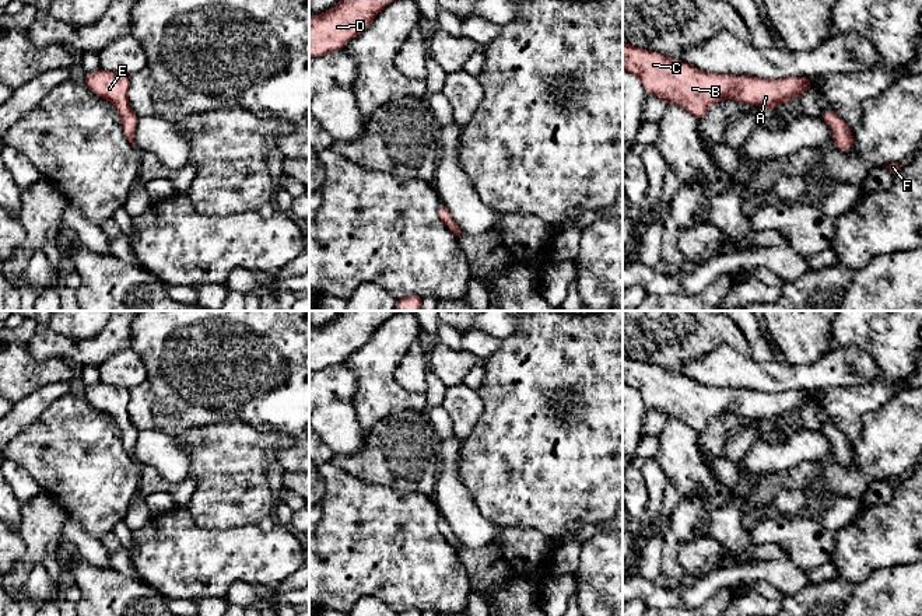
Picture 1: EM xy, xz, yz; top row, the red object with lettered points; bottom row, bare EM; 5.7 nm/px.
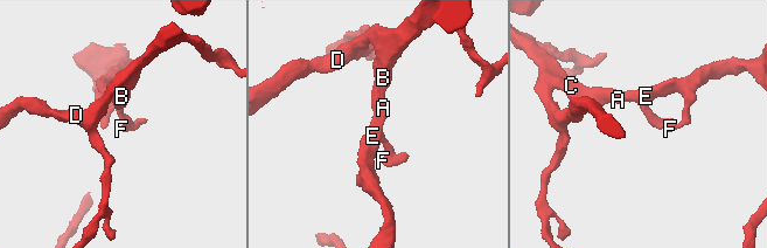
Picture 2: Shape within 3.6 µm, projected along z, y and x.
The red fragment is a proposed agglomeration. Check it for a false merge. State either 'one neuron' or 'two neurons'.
one neuron

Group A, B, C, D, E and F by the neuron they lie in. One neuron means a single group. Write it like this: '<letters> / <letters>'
A B C D E F

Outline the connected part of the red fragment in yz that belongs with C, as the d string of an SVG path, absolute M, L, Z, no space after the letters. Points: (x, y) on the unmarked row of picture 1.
M623 356L623 384L637 389L646 407L659 410L666 420L683 420L697 434L723 413L757 419L765 424L776 423L781 417L799 413L813 398L813 391L769 393L707 386L683 374L627 356Z

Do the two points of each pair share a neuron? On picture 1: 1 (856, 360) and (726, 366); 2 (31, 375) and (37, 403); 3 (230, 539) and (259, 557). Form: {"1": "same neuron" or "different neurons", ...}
{"1": "same neuron", "2": "different neurons", "3": "same neuron"}

